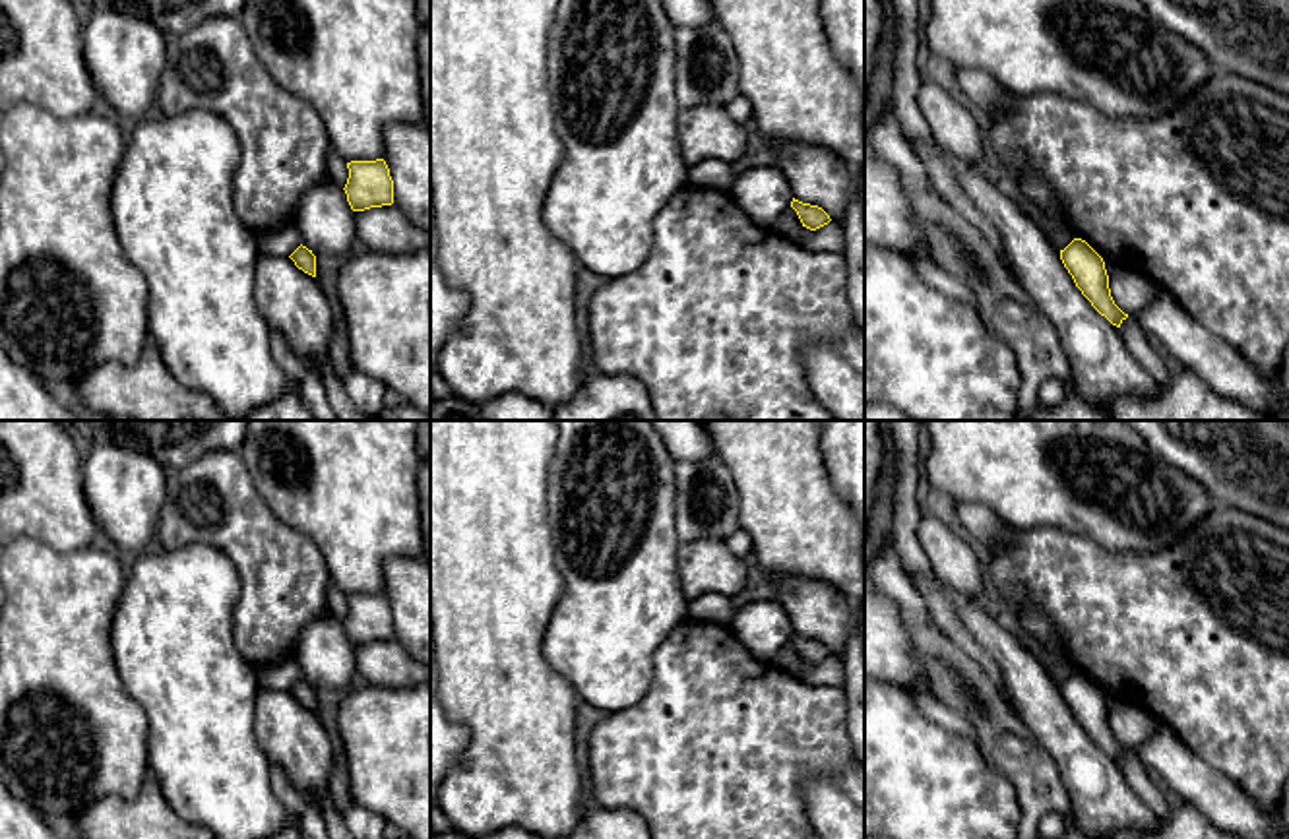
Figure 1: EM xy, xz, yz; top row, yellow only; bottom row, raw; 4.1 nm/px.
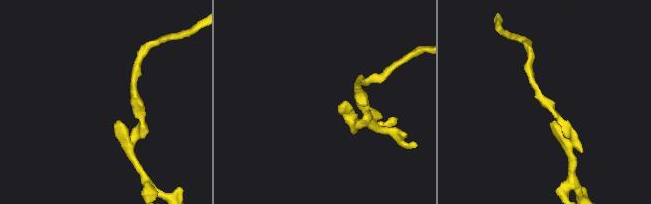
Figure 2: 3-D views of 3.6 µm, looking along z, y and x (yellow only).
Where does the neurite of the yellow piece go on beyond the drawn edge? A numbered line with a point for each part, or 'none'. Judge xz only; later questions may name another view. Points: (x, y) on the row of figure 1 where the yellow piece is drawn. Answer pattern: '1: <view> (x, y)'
none

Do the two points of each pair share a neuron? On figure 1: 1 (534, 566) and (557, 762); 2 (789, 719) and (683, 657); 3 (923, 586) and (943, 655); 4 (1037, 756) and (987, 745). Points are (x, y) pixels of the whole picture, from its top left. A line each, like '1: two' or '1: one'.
1: one
2: one
3: two
4: one

